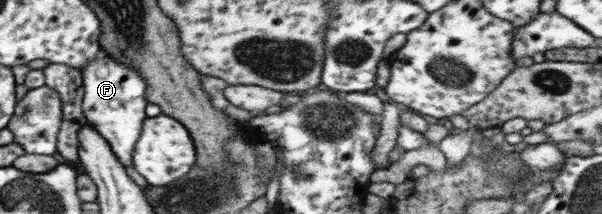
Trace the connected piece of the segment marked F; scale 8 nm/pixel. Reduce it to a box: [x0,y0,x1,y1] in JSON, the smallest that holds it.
[81,49,146,168]

